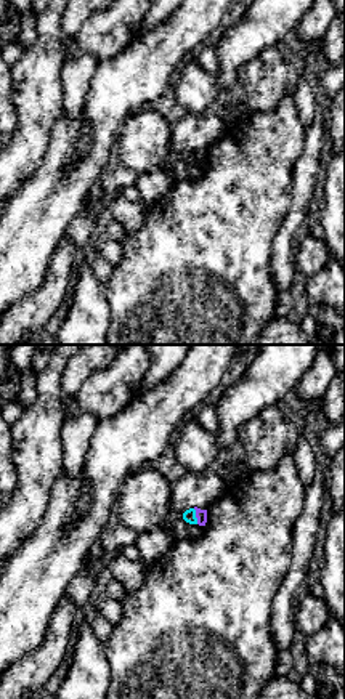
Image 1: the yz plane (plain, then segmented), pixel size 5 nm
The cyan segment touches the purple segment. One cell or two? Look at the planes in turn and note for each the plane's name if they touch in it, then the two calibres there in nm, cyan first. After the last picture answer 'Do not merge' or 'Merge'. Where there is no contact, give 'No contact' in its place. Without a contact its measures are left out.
Touches cyan in yz. Thickness 60 nm (cyan) against 60 nm

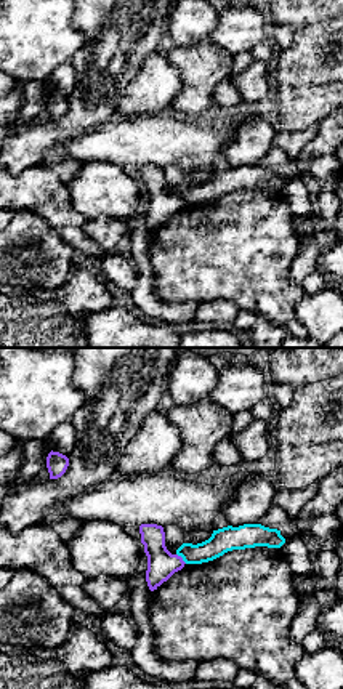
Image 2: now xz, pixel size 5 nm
Touches cyan in xz. Thickness 120 nm (cyan) against 150 nm

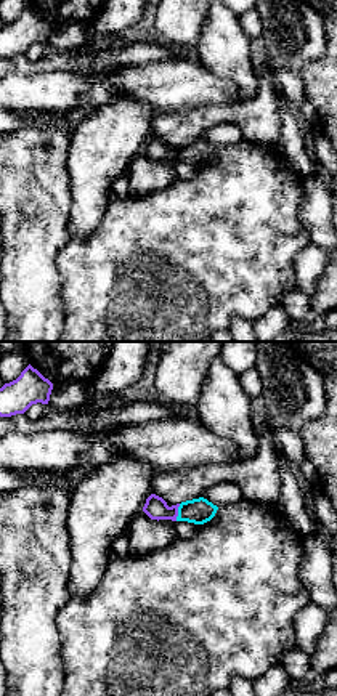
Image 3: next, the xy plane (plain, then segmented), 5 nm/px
Touches cyan in xy. Thickness 130 nm (cyan) against 110 nm

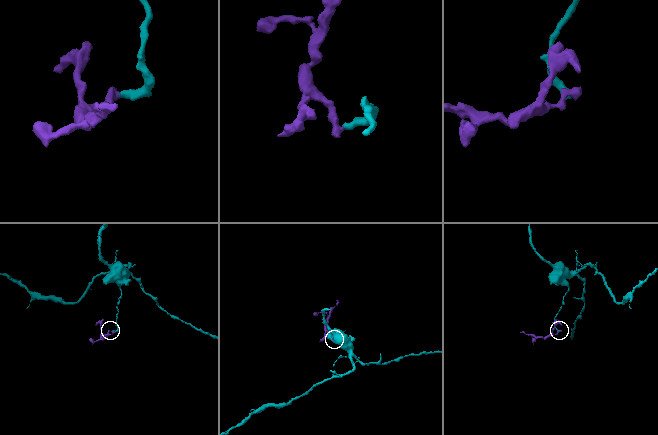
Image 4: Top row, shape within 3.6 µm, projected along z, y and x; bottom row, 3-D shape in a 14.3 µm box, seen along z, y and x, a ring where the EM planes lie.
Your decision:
Do not merge

